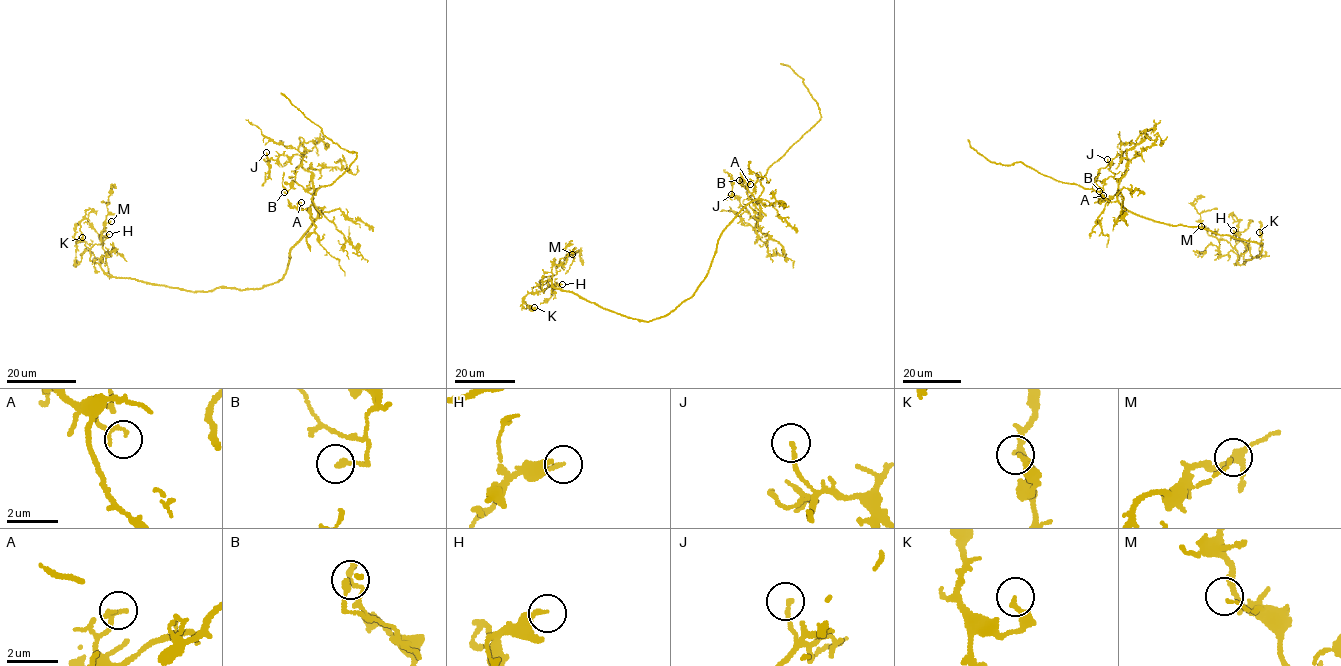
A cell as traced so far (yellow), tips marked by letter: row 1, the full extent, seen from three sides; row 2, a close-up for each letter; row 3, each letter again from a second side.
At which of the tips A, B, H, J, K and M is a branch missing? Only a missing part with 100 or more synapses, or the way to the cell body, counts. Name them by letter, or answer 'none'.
none

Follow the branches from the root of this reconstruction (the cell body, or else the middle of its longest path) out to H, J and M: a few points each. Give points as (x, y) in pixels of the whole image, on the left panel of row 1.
H: (287, 268), (282, 279), (254, 289), (220, 287), (191, 292), (146, 284), (109, 273), (102, 240), (109, 234)
J: (287, 268), (290, 248), (317, 215), (313, 175), (302, 166), (298, 155), (281, 154), (275, 159), (266, 152)
M: (287, 268), (282, 279), (243, 290), (187, 291), (110, 277), (90, 250), (111, 221)

